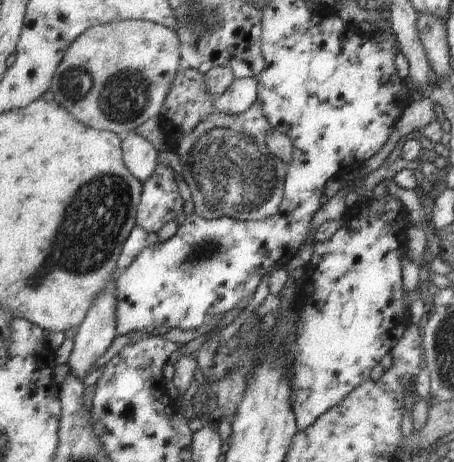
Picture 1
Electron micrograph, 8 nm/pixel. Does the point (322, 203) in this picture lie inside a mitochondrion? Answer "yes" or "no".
no

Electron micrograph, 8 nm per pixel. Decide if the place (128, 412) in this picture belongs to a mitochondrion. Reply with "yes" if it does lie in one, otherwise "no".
no

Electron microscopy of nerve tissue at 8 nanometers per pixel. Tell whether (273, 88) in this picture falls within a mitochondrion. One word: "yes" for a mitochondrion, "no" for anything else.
no

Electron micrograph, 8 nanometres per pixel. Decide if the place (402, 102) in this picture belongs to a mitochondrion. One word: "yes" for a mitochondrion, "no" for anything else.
no

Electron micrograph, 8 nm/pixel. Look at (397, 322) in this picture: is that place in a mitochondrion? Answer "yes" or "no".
no

